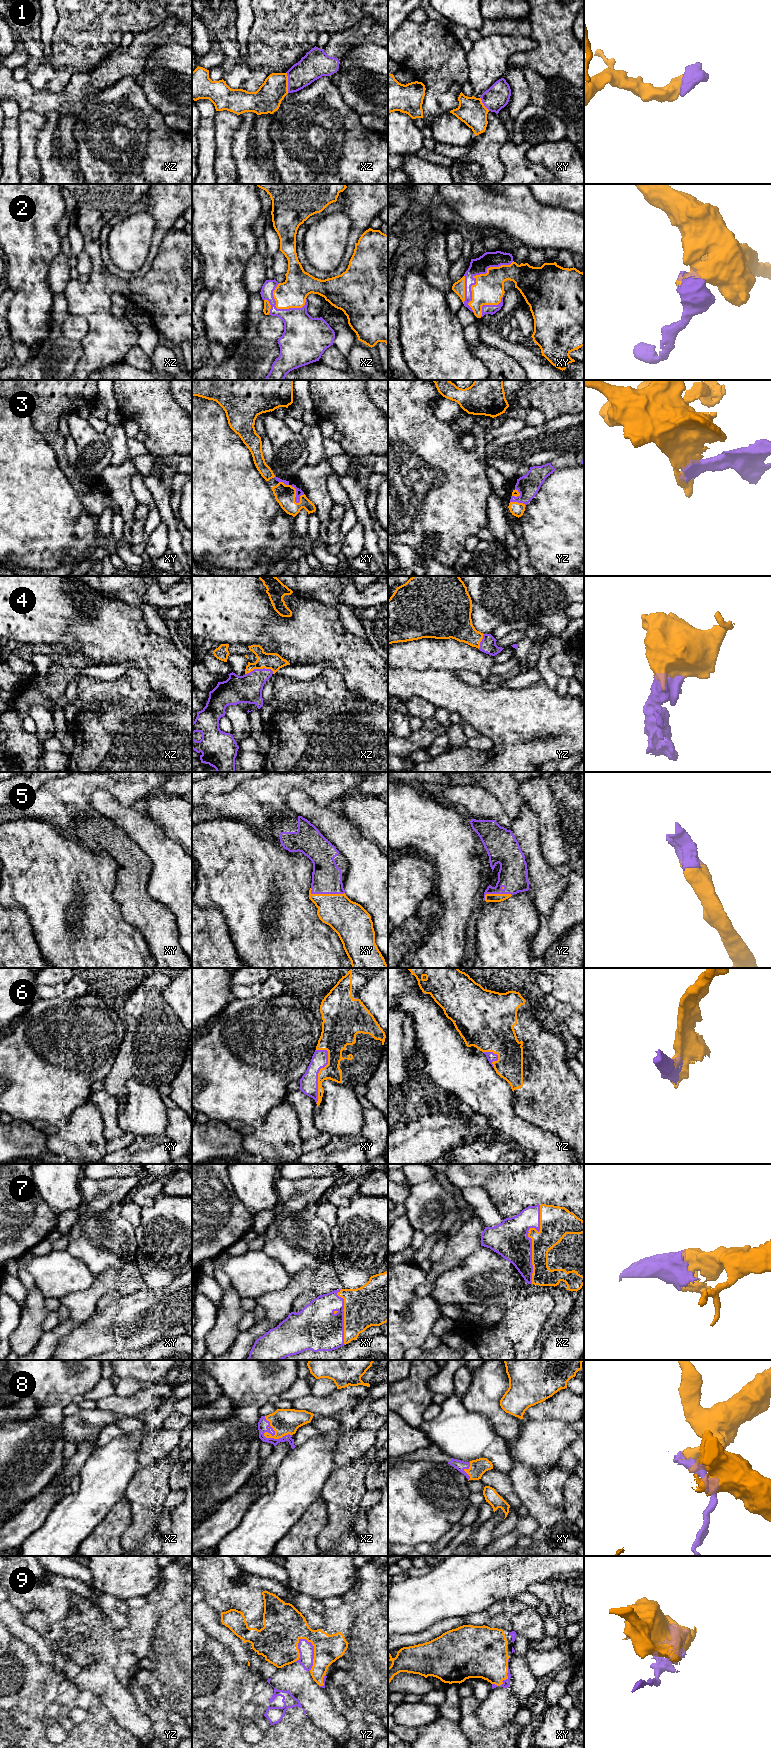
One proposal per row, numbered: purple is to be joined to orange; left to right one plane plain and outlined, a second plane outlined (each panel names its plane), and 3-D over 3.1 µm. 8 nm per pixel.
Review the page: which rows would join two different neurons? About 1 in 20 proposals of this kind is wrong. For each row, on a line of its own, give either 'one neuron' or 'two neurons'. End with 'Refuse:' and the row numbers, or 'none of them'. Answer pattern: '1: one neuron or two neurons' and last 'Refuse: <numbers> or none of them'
1: one neuron
2: one neuron
3: one neuron
4: one neuron
5: one neuron
6: one neuron
7: one neuron
8: one neuron
9: one neuron
Refuse: none of them

